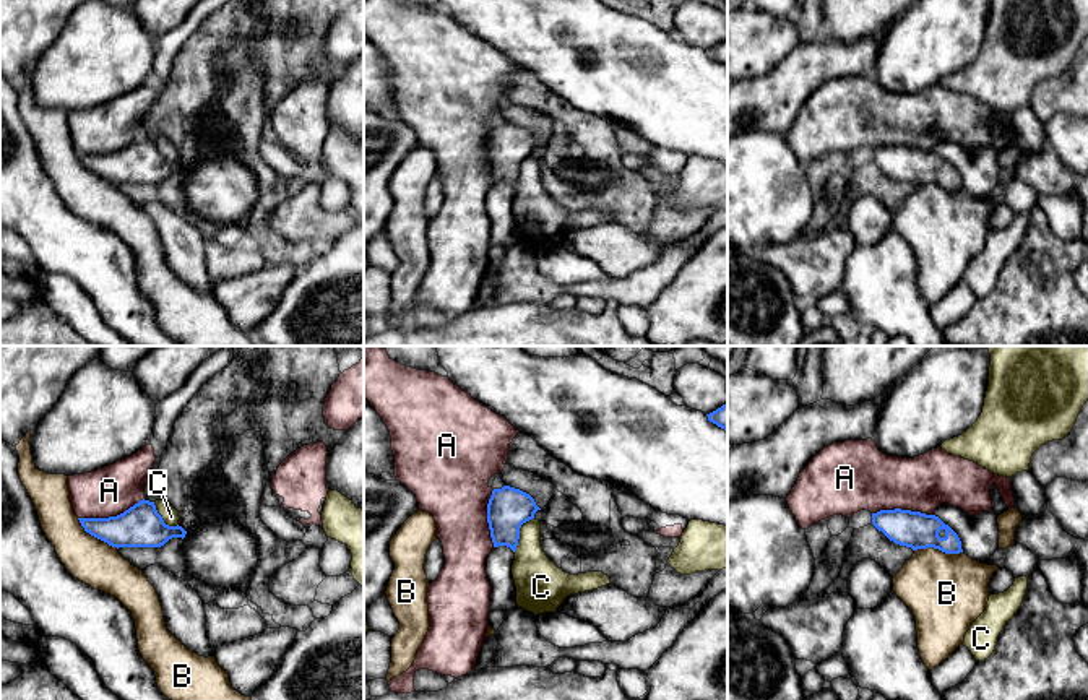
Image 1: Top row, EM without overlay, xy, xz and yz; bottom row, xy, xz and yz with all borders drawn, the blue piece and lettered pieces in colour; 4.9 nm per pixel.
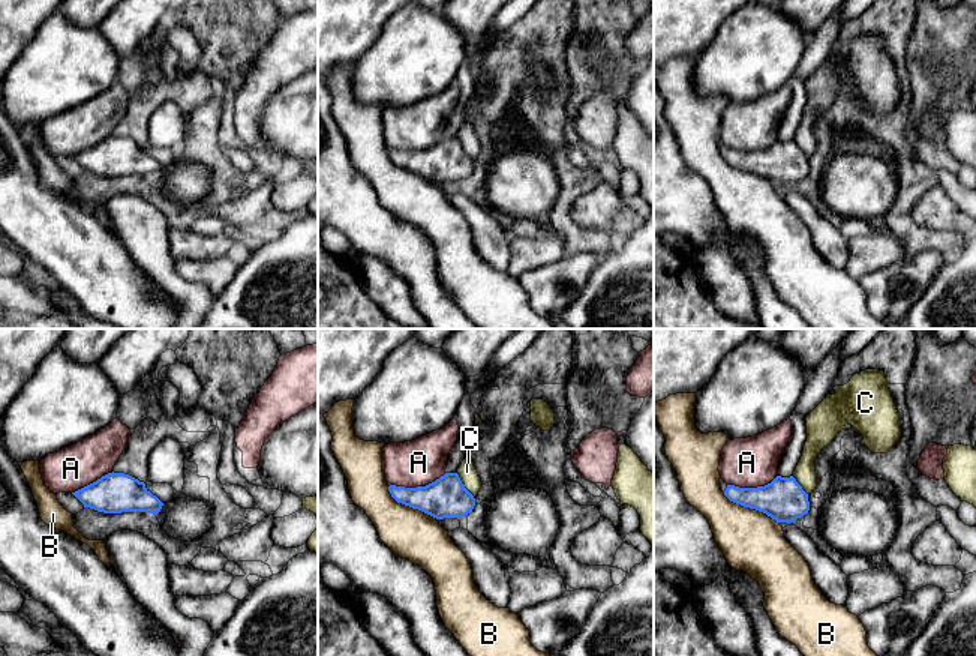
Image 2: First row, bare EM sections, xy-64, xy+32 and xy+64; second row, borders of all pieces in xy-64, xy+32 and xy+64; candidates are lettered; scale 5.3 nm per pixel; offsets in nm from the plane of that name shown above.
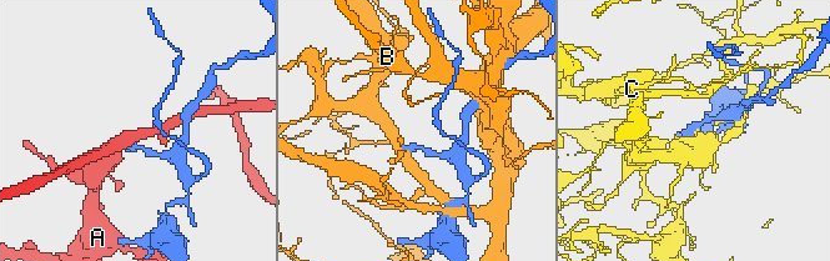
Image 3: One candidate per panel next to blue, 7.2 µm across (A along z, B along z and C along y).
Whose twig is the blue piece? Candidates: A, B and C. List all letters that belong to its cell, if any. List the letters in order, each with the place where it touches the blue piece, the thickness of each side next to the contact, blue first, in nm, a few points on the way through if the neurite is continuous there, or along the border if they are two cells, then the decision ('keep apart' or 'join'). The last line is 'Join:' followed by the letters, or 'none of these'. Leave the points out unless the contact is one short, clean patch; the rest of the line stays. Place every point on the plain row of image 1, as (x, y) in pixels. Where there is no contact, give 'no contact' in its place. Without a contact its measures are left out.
A: xy (111, 153) | 200/240 nm | along xy (143, 133), (116, 151), (78, 155) | keep apart
B: yz (939, 185) | 180/380 nm | keep apart
C: xz (518, 169) | 200/220 nm | keep apart
Join: none of these

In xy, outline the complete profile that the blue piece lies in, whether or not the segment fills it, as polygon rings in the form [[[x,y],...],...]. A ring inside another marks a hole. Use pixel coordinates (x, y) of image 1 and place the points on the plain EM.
[[[140,136],[123,149],[109,154],[78,154],[91,172],[112,184],[161,184],[172,174],[185,174],[182,162],[169,162],[154,138]]]

